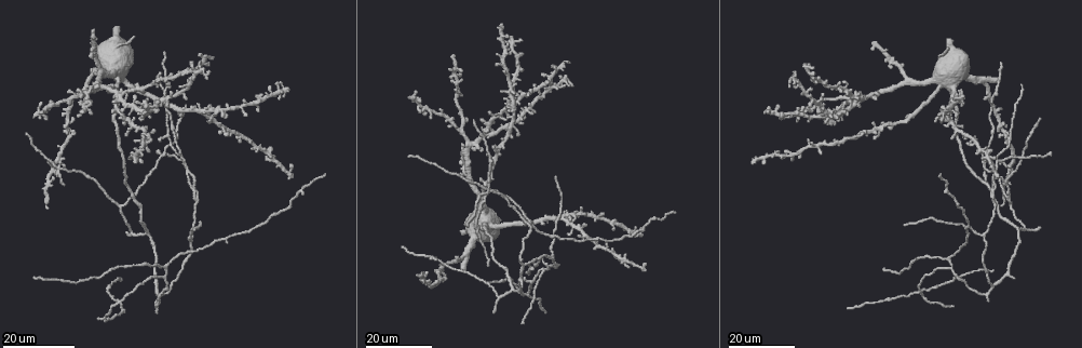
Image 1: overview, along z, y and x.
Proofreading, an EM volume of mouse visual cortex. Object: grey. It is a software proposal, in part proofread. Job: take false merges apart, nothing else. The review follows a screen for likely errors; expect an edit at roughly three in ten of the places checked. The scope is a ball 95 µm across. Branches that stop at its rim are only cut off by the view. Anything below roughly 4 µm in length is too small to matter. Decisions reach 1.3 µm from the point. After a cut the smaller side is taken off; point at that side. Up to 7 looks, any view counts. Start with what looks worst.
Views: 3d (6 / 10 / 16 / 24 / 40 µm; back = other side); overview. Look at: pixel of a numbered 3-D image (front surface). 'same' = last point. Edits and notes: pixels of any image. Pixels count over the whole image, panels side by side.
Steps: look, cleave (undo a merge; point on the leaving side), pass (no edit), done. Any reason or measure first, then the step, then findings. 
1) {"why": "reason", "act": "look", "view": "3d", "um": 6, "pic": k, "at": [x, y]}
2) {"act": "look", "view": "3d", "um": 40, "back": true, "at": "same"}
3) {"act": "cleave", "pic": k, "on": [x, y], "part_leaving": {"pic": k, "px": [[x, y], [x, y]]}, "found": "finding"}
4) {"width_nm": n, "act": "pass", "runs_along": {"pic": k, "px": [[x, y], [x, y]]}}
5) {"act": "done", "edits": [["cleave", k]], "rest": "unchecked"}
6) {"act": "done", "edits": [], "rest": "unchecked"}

{"why": "arms run side by side", "act": "look", "view": "3d", "um": 24, "pic": 1, "at": [550, 268]}

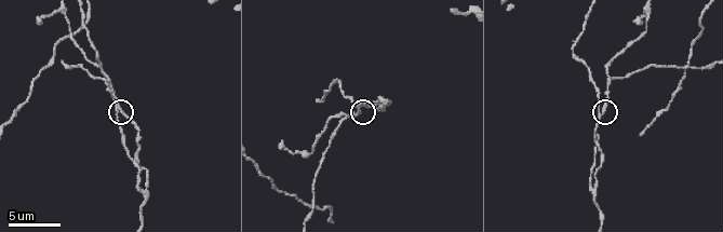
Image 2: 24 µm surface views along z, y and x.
{"act": "look", "view": "3d", "um": 6, "pic": 2, "at": [602, 106]}

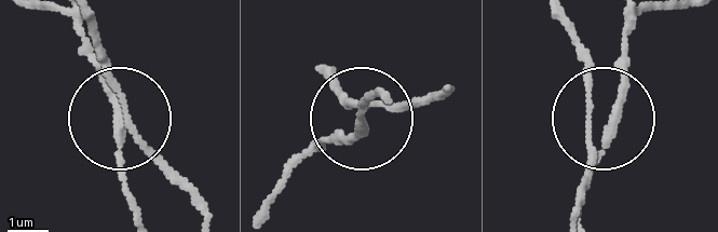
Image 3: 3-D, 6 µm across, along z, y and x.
{"side_arm_um": 34, "act": "pass", "found": "continuous, no second neuron"}

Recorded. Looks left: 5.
{"why": "thin arm on a thick one", "act": "look", "view": "3d", "um": 24, "pic": 1, "at": [134, 233]}

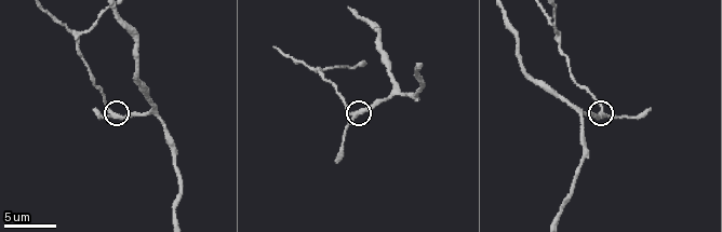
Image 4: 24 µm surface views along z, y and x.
{"act": "look", "view": "3d", "um": 6, "pic": 4, "at": [352, 113]}

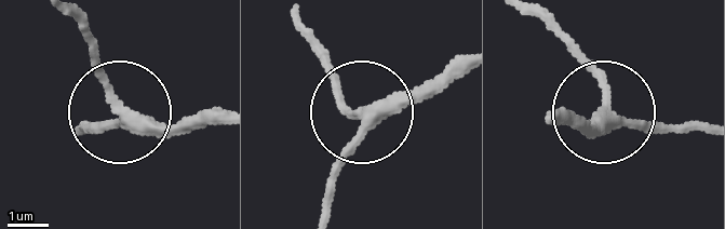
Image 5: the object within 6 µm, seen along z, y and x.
{"side_arm_um": 5, "act": "pass", "runs_along": {"pic": 5, "px": [[545, 115], [579, 124], [617, 115], [699, 124]]}, "found": "all the same neuron"}

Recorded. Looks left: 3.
{"why": "looks like a crossing", "act": "look", "view": "3d", "um": 16, "pic": 1, "at": [487, 194]}

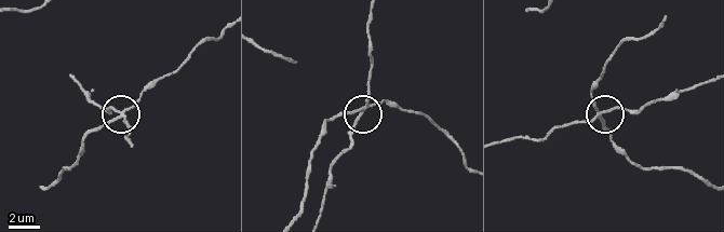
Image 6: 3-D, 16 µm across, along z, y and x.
{"why": "zoom in", "act": "look", "view": "3d", "um": 10, "pic": 6, "at": [597, 114]}

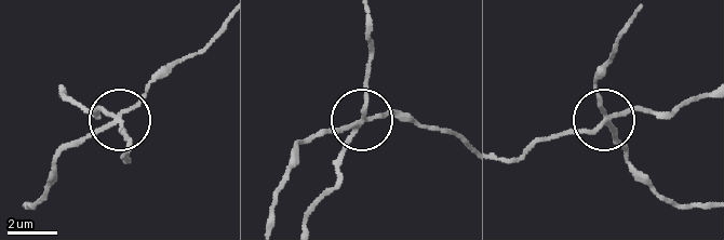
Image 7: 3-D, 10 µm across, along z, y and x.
{"width_nm": 180, "act": "cleave", "pic": 7, "on": [103, 109], "part_leaving": {"pic": 7, "px": [[607, 117], [674, 111], [705, 92]]}, "found": "two neurons meet here"}

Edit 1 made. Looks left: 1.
{"act": "done", "edits": [["cleave", 7]], "rest": "unchecked"}

